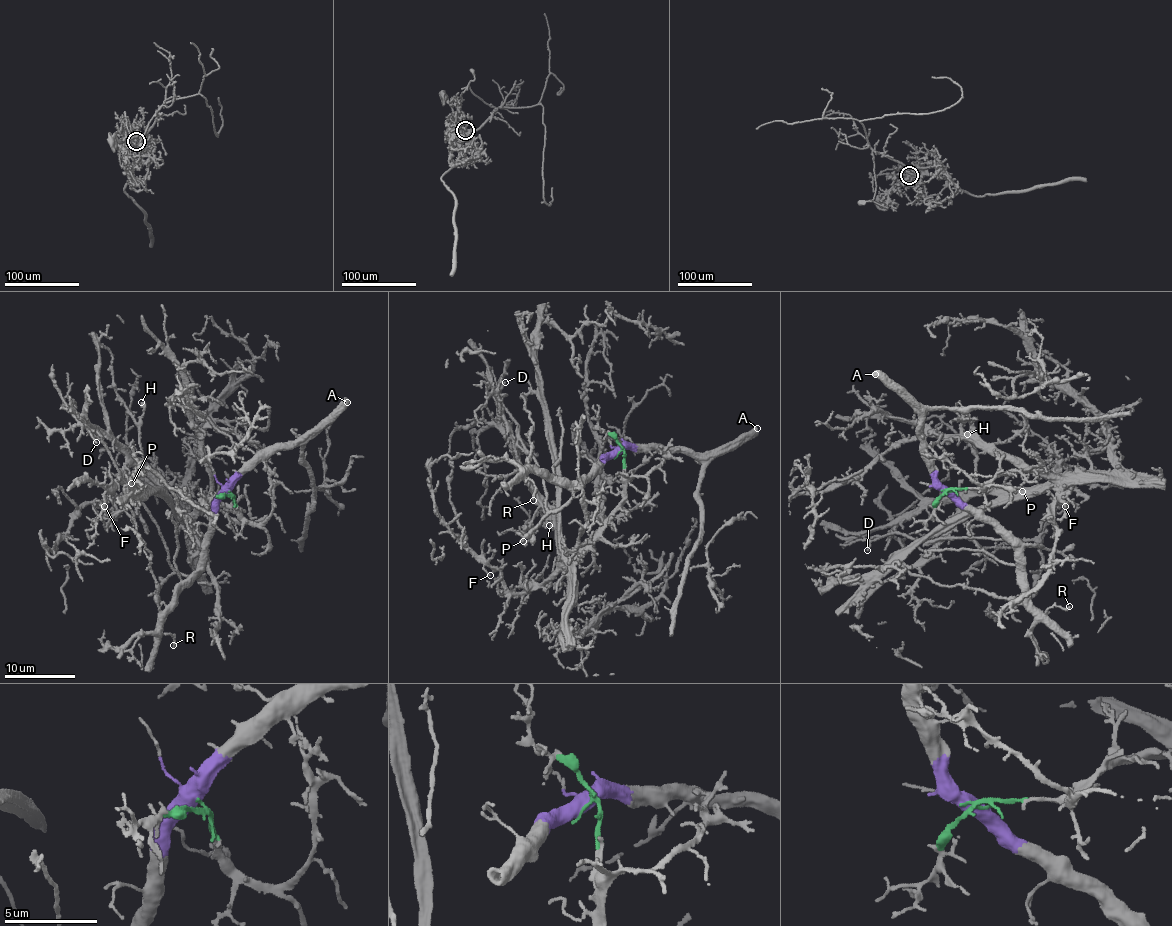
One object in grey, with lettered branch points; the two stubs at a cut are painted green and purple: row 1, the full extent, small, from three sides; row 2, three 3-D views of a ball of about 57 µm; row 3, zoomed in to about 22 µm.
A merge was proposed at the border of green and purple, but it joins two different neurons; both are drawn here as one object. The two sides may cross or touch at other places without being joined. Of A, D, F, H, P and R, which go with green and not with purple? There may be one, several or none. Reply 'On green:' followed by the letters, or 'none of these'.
On green: F, H, P

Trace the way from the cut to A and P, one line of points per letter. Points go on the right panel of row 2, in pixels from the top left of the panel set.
A: (948, 491), (931, 468), (911, 402), (875, 374)
P: (948, 491), (982, 487), (993, 478), (1027, 470), (1051, 478), (1051, 484), (987, 492), (1023, 491)

